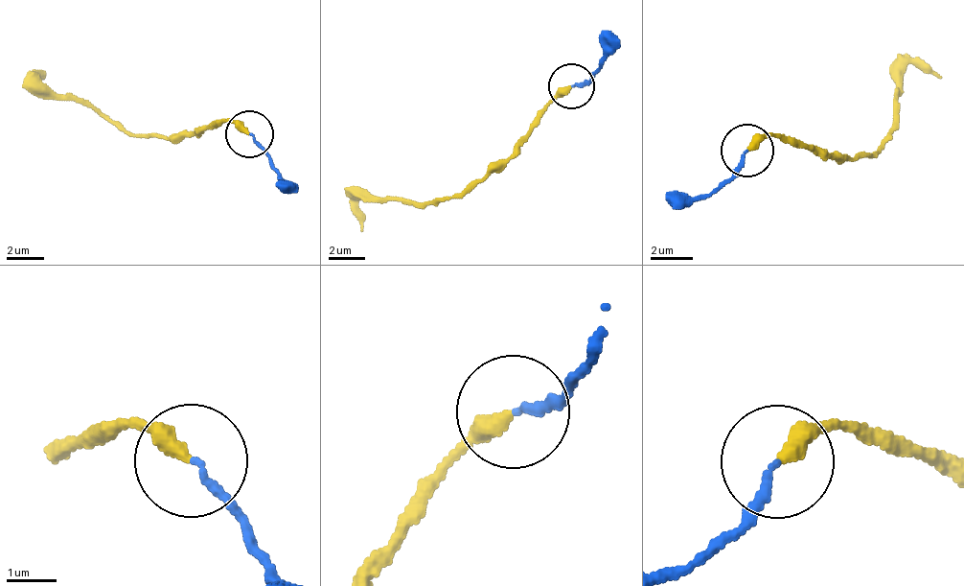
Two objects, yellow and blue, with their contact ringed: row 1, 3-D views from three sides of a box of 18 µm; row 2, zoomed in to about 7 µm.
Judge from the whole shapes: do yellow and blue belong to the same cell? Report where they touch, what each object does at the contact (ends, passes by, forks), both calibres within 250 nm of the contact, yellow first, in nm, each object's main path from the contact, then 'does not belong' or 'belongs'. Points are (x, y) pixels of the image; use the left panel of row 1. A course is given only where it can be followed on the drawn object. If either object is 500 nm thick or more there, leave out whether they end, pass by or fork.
place (249, 134); yellow ends; blue ends; calibres 320 and 140 nm; course yellow (250, 133), (216, 120), (189, 133), (139, 134), (103, 120), (51, 92), (38, 74), (44, 79); course blue (250, 133), (288, 187); belongs

